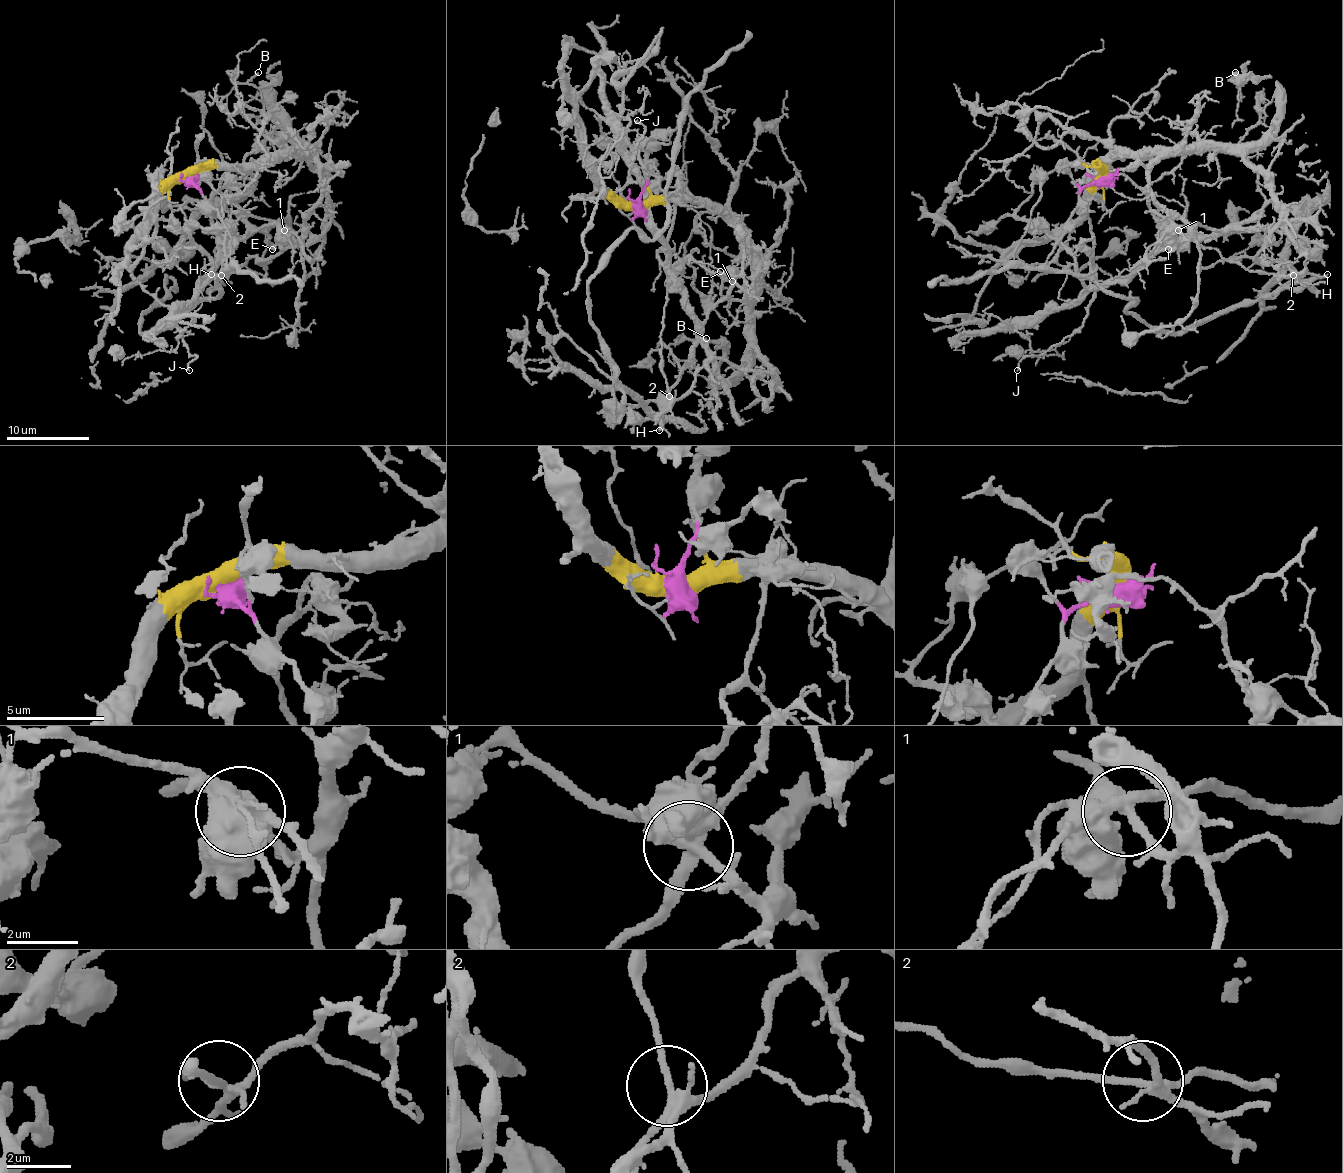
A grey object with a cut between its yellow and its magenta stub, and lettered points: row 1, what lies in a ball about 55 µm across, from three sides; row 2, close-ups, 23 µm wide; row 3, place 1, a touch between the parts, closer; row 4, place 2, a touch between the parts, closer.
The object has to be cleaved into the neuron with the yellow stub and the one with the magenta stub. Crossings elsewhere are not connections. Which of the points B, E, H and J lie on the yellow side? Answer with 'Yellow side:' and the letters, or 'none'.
Yellow side: B, J

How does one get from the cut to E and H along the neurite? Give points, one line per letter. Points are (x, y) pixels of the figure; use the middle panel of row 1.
E: (636, 206), (673, 167), (673, 150), (669, 184), (652, 190), (650, 231), (700, 321), (733, 281), (721, 271)
H: (636, 206), (673, 167), (673, 150), (650, 217), (667, 260), (661, 350), (669, 406), (659, 431)

